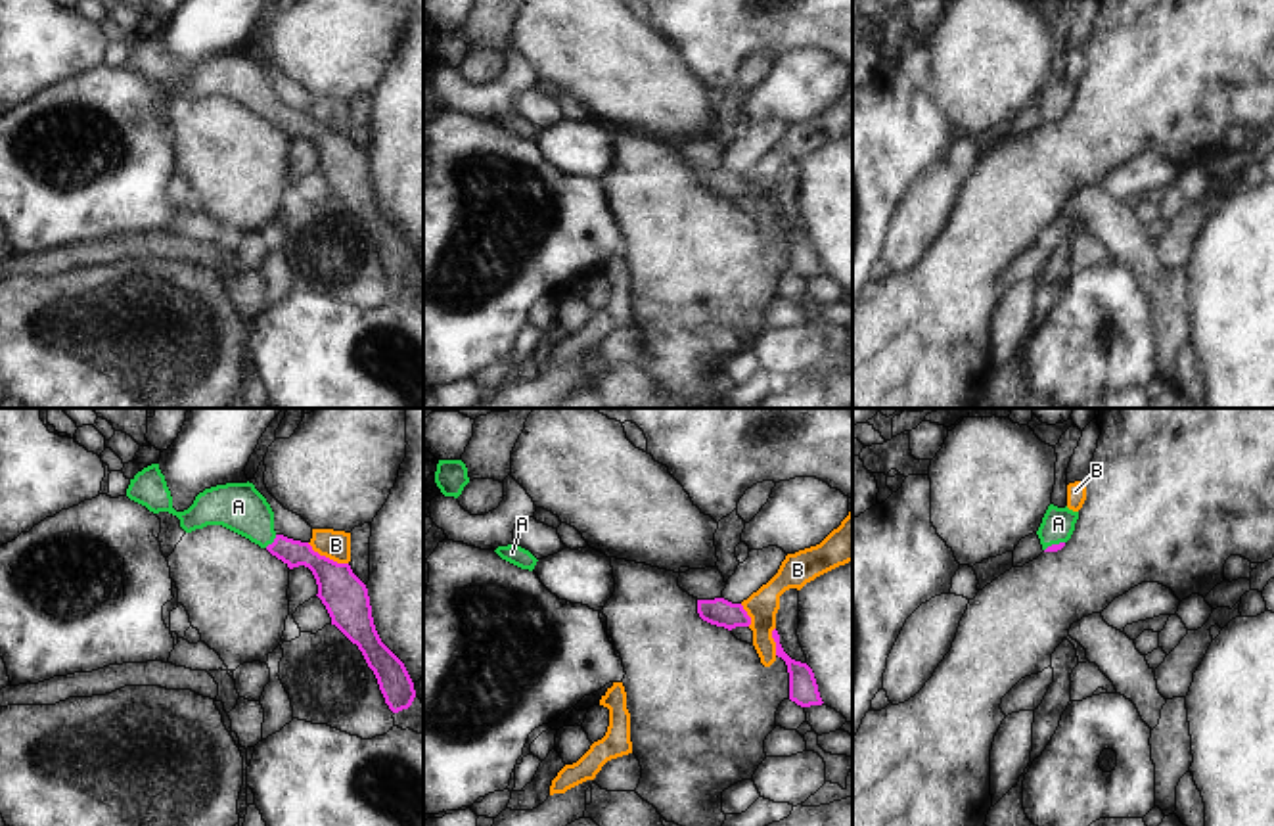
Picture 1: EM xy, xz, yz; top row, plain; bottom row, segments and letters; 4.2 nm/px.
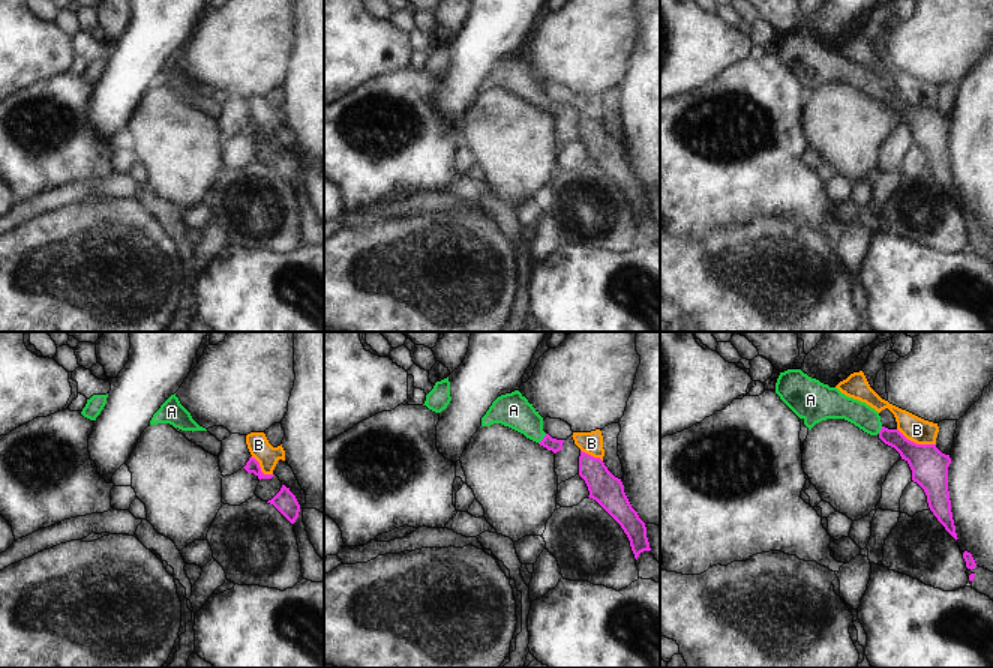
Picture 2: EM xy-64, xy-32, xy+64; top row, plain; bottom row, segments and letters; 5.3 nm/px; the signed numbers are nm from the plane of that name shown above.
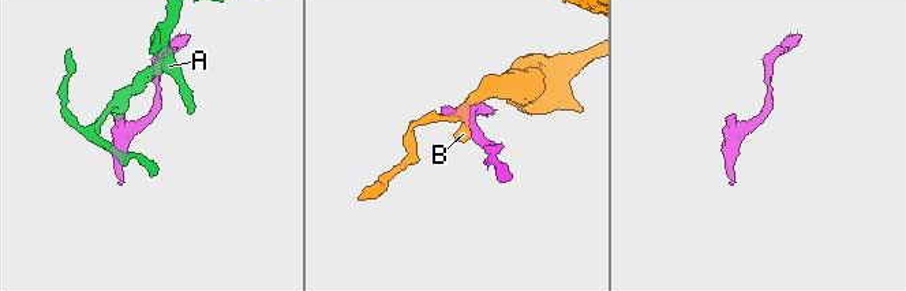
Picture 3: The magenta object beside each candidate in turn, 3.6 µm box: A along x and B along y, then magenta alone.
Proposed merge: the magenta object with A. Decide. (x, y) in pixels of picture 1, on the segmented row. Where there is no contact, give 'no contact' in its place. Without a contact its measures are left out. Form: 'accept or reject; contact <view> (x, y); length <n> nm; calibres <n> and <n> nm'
accept; contact xy (272, 543); length 80 nm; calibres 110 and 200 nm

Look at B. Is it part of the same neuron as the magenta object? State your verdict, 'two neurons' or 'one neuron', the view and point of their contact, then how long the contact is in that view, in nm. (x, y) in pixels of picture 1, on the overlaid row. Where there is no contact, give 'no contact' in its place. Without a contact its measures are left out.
two neurons; meets magenta in xy at (328, 558); contact 200 nm long

